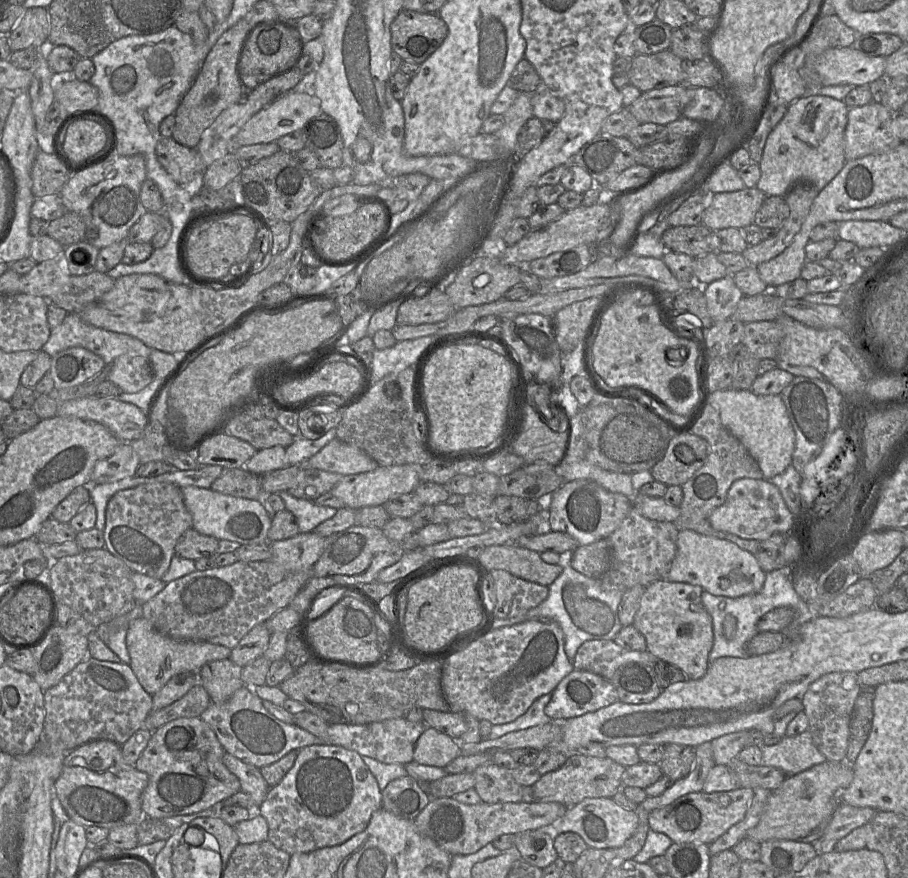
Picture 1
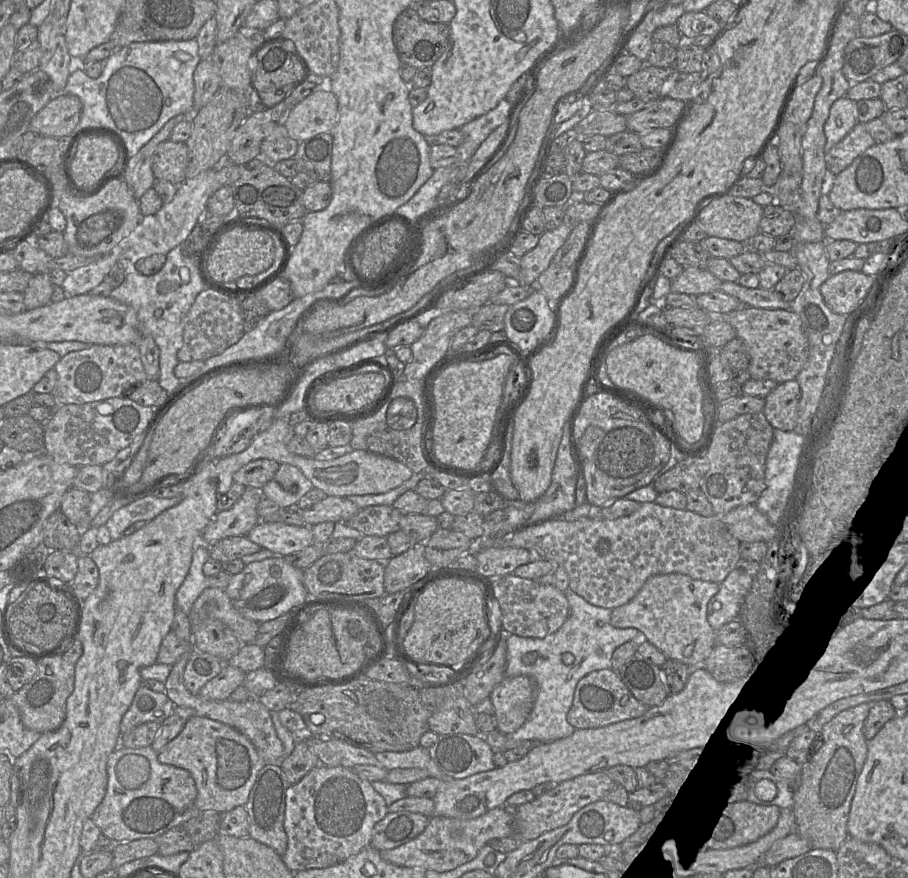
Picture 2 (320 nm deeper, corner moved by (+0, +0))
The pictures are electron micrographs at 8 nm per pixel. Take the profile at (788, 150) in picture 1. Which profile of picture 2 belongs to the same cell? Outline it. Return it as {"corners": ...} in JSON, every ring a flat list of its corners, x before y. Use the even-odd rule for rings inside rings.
{"corners":[[846,95,837,99,831,105,829,116,824,124,825,153,841,141,857,123,857,101]]}

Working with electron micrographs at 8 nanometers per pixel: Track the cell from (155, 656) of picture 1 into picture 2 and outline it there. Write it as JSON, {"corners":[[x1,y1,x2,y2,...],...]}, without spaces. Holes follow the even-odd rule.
{"corners":[[200,716,187,721,183,730,158,753,158,760,189,771,197,787,195,806,200,812,221,814,245,806,257,775,265,765,246,736,229,725]]}

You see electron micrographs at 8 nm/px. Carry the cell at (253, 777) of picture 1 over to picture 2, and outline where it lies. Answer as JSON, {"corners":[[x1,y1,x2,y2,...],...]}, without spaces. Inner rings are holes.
{"corners":[[265,764,259,771,245,804,249,818,249,837,265,844,282,856,287,849,287,834,284,829,285,798,290,784,279,765]]}

